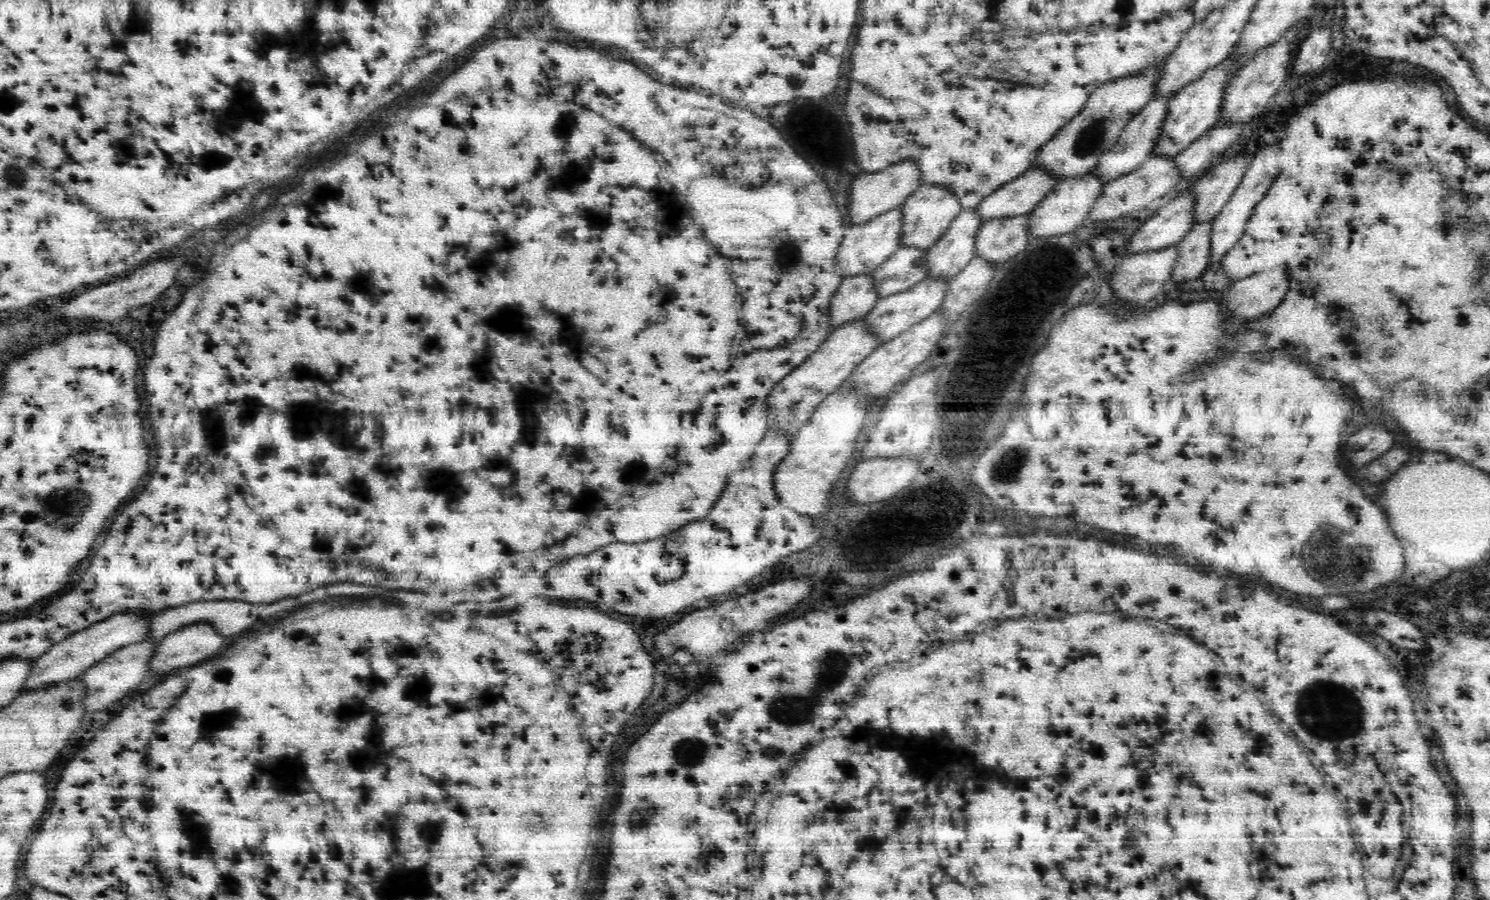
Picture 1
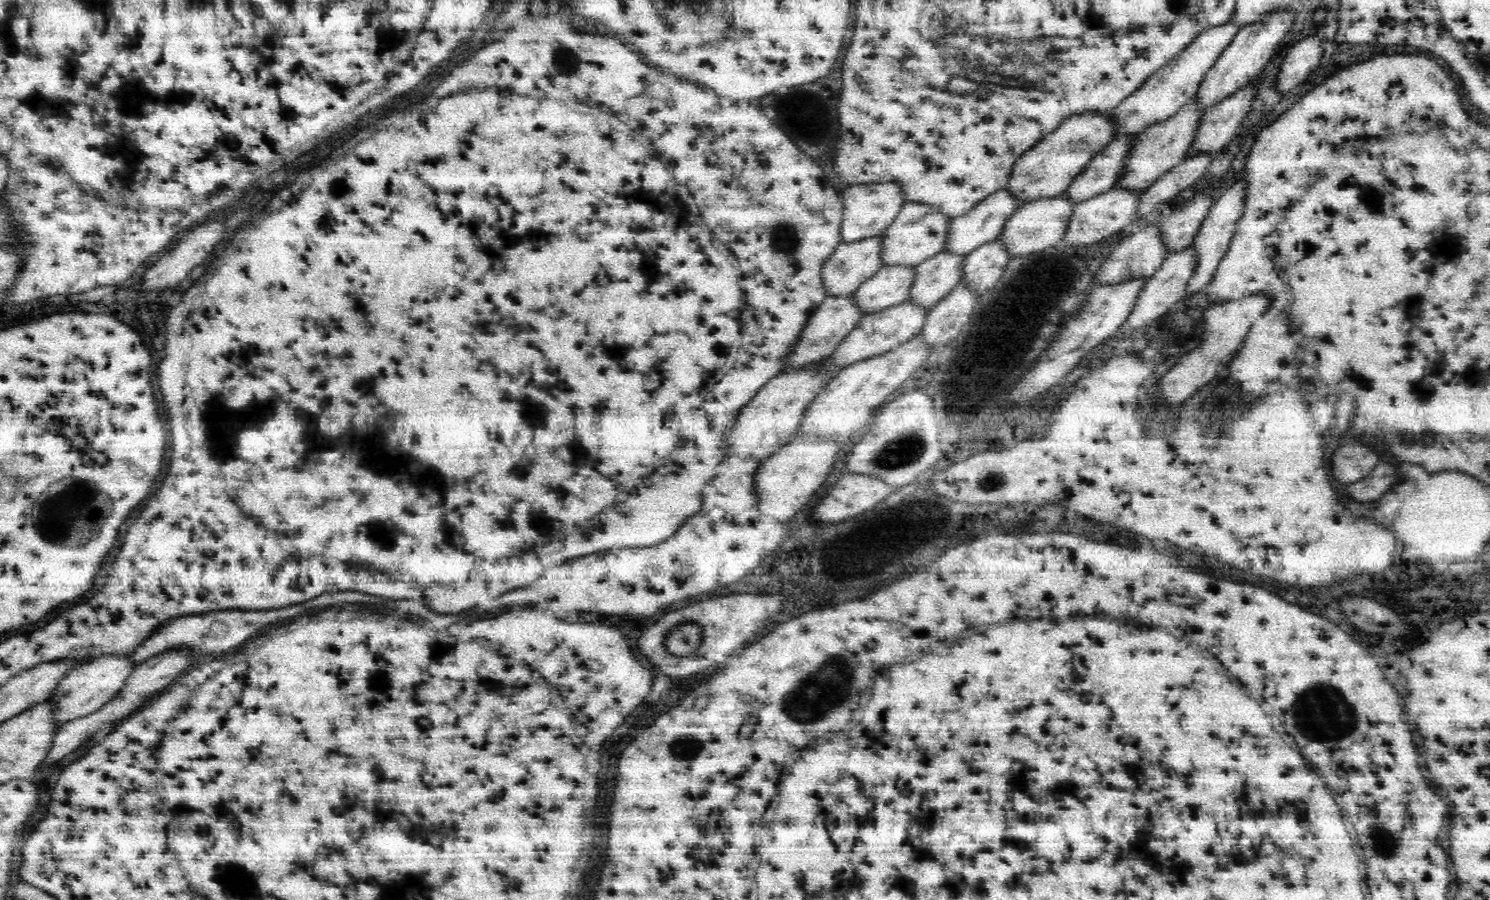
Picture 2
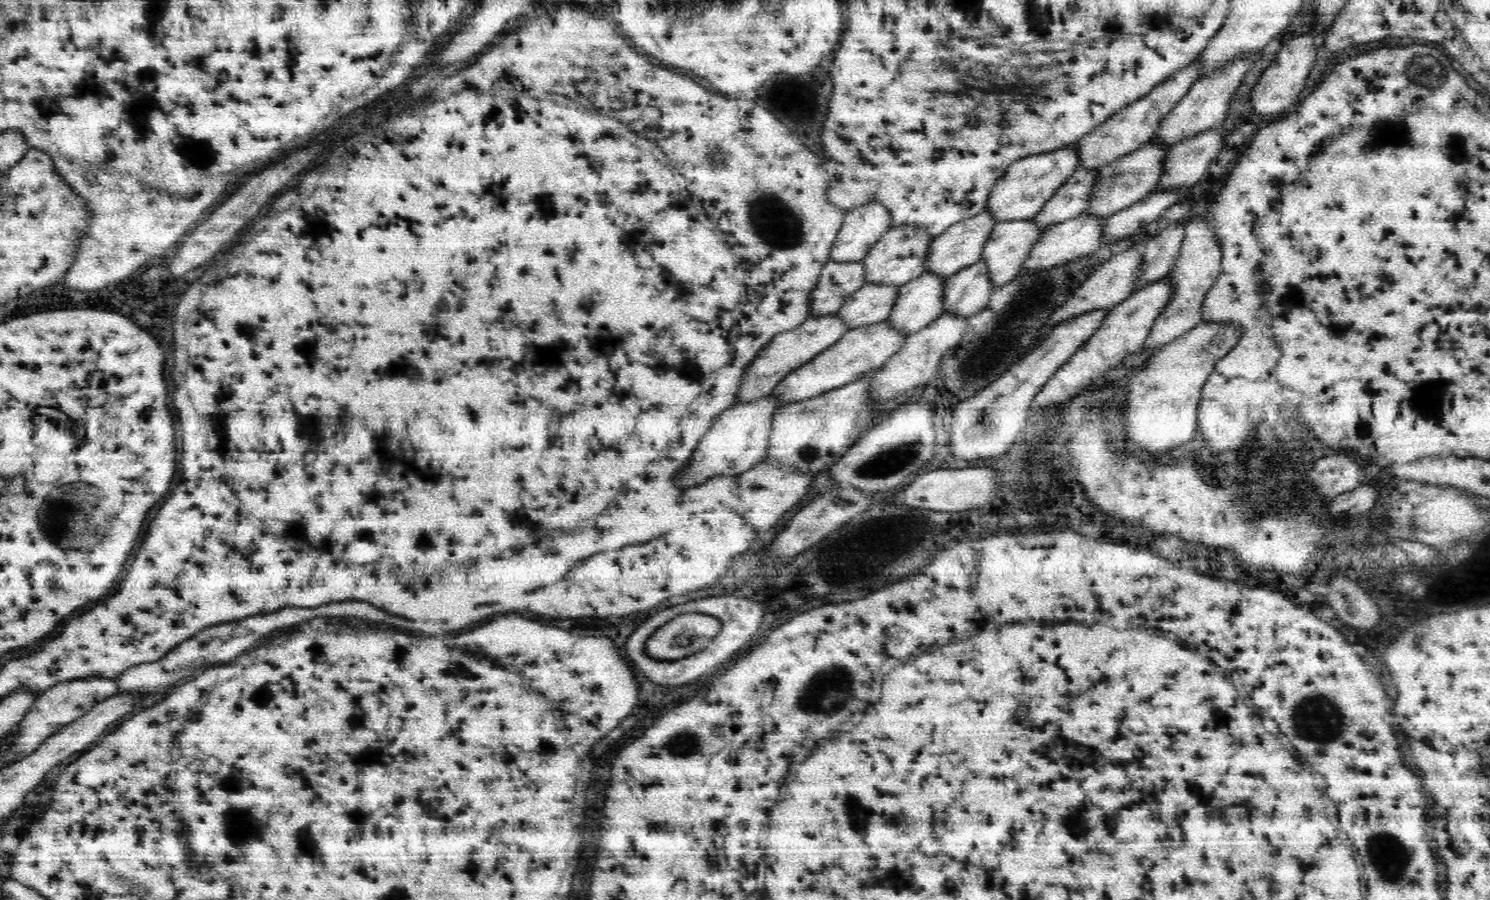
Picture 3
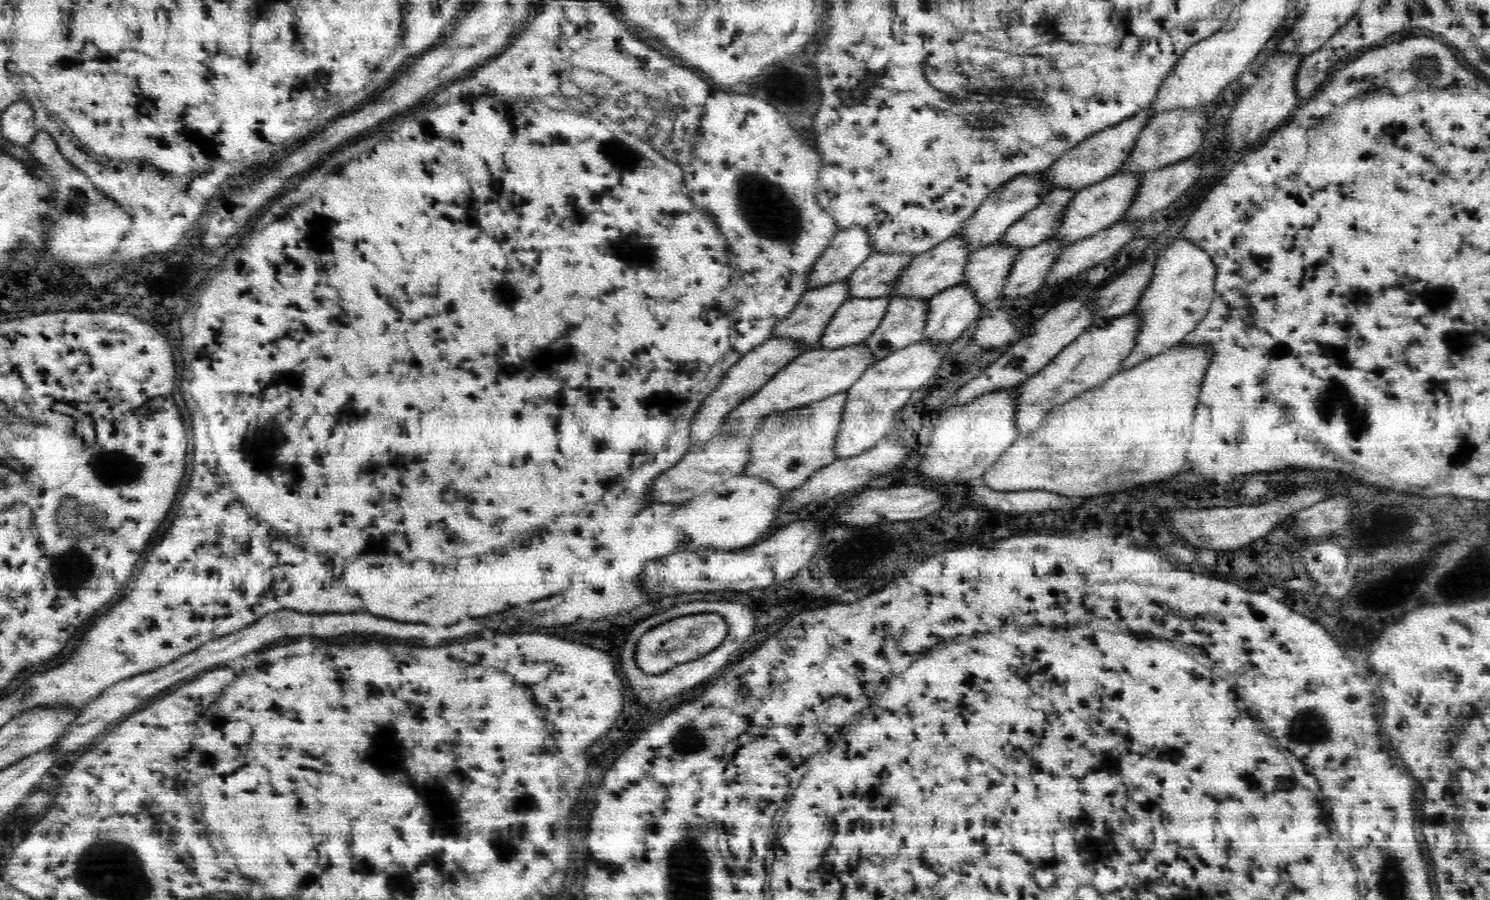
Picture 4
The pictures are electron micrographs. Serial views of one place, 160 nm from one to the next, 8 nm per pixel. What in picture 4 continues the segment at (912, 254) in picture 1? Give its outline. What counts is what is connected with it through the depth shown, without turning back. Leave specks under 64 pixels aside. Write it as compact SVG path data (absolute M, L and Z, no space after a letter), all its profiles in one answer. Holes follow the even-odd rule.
M849 297L830 319L819 340L819 347L844 348L864 343L880 326L888 308L888 297Z

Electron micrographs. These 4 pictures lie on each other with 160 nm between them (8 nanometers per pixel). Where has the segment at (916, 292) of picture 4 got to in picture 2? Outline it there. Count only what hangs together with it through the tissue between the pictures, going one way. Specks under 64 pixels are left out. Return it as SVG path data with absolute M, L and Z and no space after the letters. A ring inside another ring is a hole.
M1006 188L993 192L964 216L954 217L950 220L943 250L966 256L972 252L972 249L978 248L978 245L982 246L982 244L1000 237L1000 232L1003 230L1004 224L1008 222L1008 218L1022 205L1022 201L1016 199Z

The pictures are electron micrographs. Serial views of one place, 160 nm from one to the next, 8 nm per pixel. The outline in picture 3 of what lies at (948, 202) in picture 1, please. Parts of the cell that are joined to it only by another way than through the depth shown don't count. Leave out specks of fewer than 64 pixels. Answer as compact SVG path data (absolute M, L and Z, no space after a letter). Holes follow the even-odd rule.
M898 226L890 228L864 257L863 265L866 271L866 282L899 286L918 278L924 272L926 256L930 250L933 237L928 230L918 226Z

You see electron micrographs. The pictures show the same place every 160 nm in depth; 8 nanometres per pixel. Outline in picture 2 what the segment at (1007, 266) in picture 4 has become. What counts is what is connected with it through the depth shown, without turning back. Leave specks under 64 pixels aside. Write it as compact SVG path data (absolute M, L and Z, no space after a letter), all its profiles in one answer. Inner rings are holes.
M1066 193L1052 198L1038 199L1020 206L1016 213L1008 218L1008 222L1004 224L1004 228L1000 232L1002 243L1006 245L1010 258L1040 252L1049 246L1061 245L1076 206L1074 201L1070 201L1066 197Z

